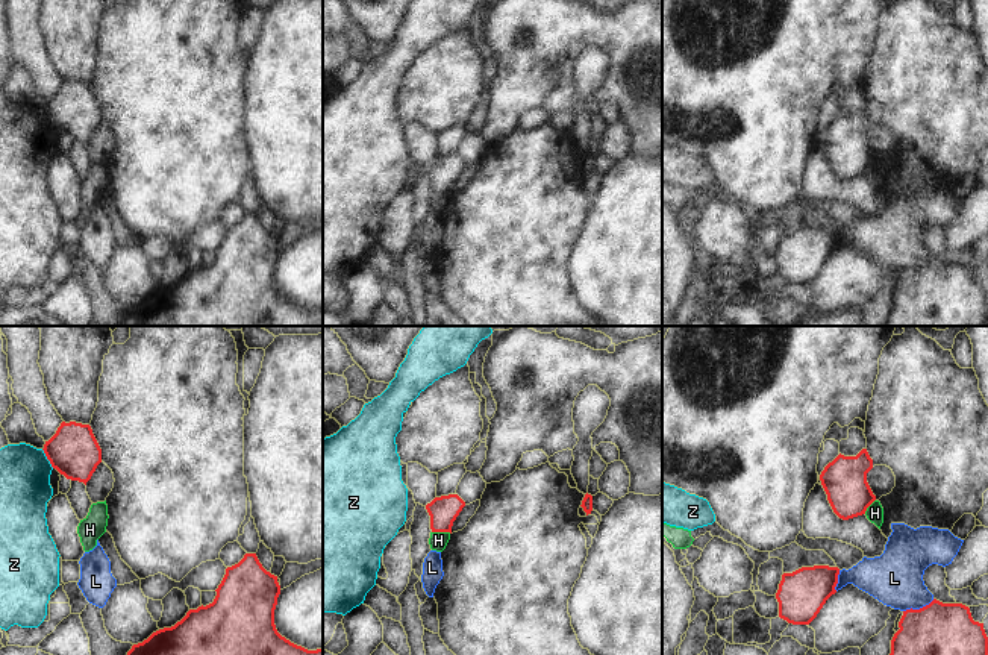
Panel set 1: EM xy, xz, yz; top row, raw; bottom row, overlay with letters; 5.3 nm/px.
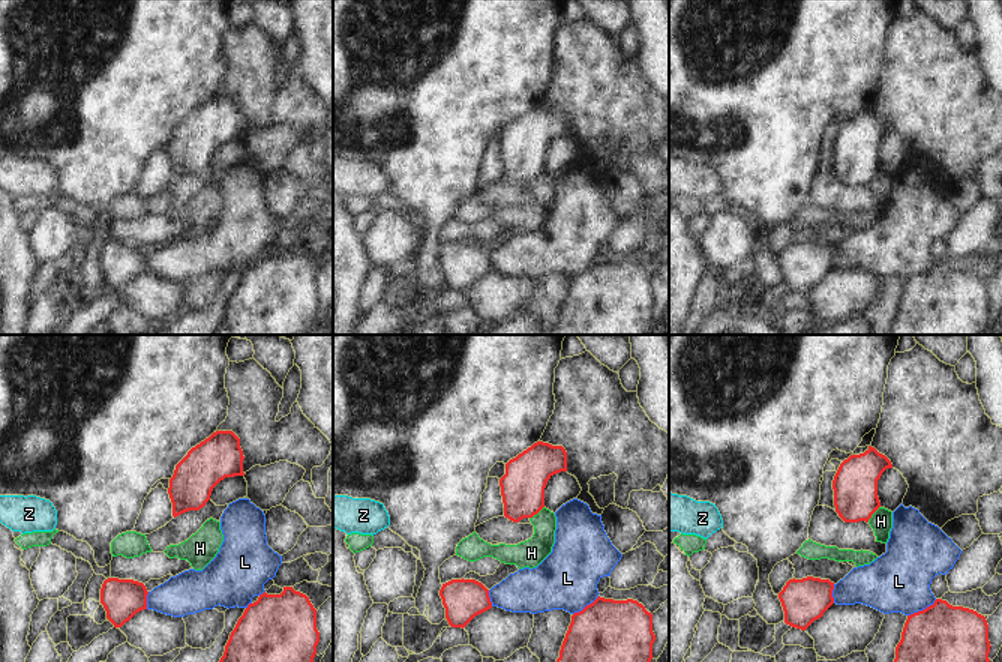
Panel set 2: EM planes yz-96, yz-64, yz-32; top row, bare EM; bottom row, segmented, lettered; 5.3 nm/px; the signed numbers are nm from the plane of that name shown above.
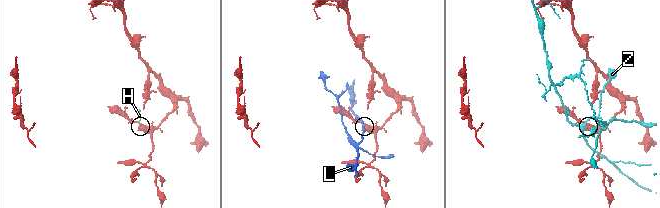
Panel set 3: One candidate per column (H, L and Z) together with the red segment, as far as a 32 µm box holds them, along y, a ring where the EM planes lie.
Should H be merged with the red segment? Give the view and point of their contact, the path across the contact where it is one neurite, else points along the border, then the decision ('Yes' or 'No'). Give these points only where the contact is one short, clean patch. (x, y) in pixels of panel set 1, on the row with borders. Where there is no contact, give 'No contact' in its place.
Touches red at xz (441, 531). Boundary: xz (432, 531), (450, 532). No

